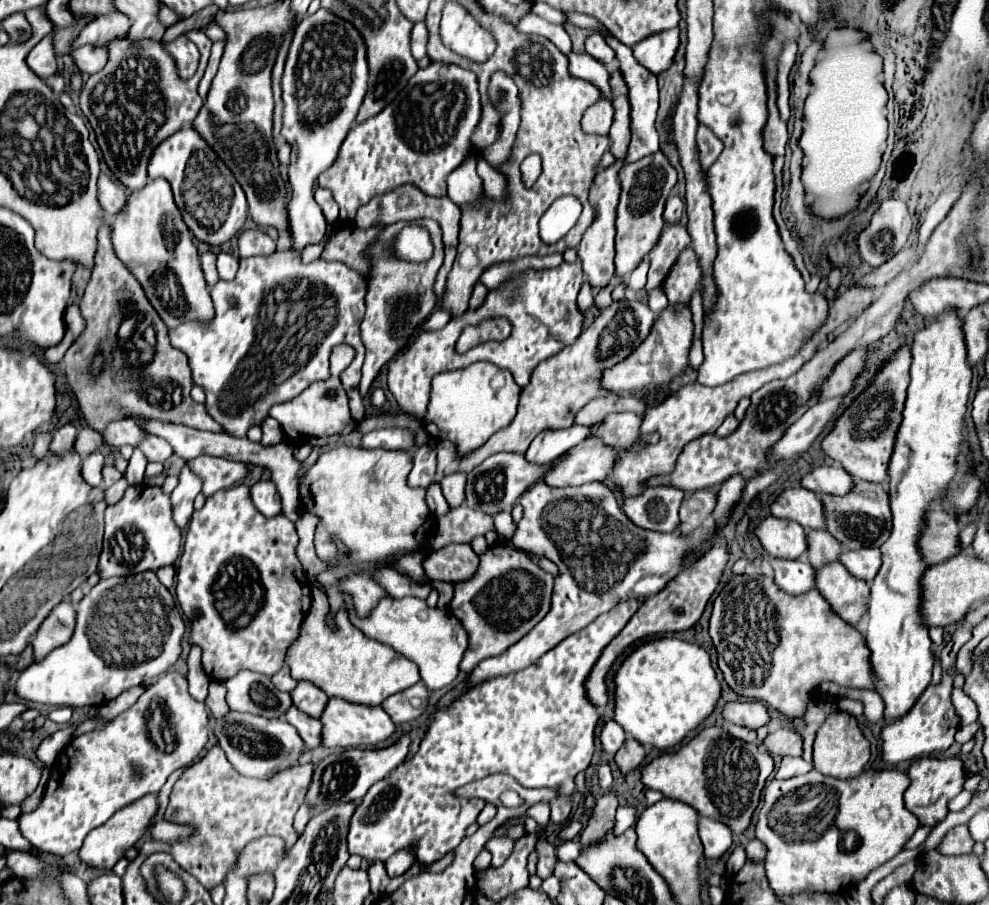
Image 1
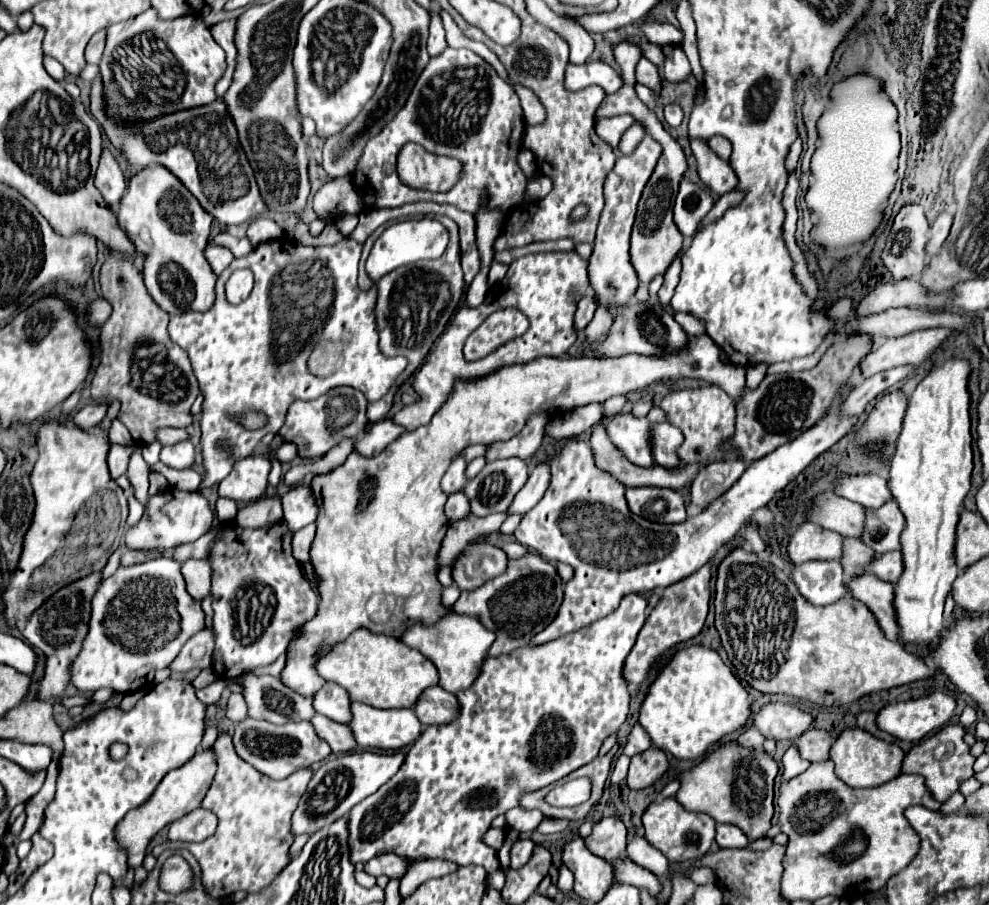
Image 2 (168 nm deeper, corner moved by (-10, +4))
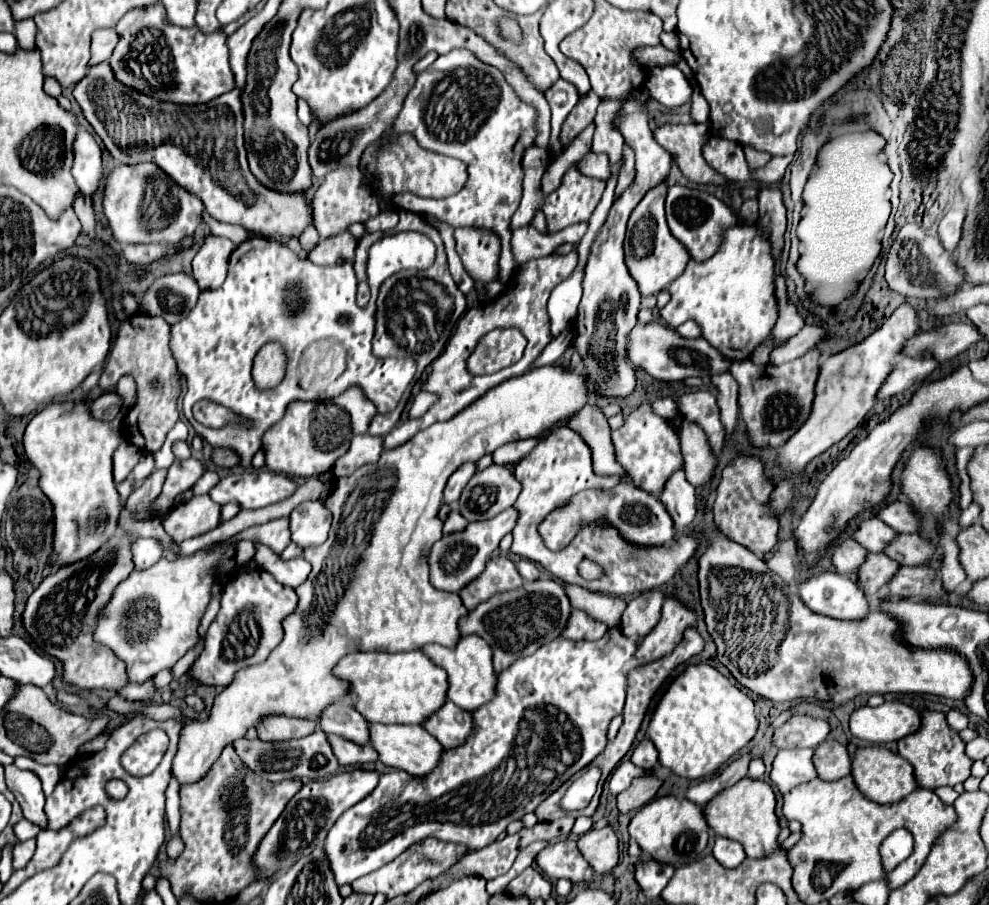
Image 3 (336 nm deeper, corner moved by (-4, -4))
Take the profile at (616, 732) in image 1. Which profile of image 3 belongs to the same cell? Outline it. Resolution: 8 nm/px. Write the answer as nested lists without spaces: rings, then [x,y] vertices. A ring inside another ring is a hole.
[[[644,738],[634,750],[632,750],[632,756],[630,756],[630,762],[634,762],[636,766],[642,766],[642,768],[652,768],[658,764],[658,752],[654,748],[654,744]]]

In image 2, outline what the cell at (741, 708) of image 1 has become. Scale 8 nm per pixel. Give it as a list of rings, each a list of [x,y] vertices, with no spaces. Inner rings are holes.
[[[766,704],[754,716],[754,726],[762,732],[766,740],[798,740],[810,726],[812,714],[792,706],[792,704]]]

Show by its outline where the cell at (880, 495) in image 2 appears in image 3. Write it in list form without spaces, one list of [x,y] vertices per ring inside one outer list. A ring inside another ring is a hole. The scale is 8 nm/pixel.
[[[894,500],[886,506],[882,506],[876,516],[886,522],[890,528],[894,528],[896,532],[918,532],[918,516],[914,514],[914,510],[900,500]]]

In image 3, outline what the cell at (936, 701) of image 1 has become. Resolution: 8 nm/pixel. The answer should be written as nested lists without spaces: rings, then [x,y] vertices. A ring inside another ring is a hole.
[[[884,702],[878,708],[862,706],[850,716],[850,732],[872,744],[886,744],[920,730],[920,714],[902,702]]]

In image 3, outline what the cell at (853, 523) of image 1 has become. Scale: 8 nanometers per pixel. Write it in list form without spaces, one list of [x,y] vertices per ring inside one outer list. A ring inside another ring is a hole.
[[[896,534],[884,554],[900,562],[900,566],[922,566],[936,554],[936,548],[918,534]]]

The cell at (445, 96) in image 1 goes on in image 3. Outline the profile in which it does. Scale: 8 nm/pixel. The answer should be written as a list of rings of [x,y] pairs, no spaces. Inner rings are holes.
[[[452,50],[438,56],[434,64],[418,74],[416,84],[406,96],[404,108],[394,122],[392,136],[410,134],[426,150],[464,160],[470,180],[462,192],[446,200],[424,200],[414,194],[396,194],[396,198],[392,198],[392,208],[416,214],[434,214],[454,228],[476,226],[494,230],[502,240],[502,258],[498,262],[500,282],[510,282],[518,264],[510,252],[512,232],[508,226],[522,200],[522,156],[524,150],[534,144],[534,120],[536,110],[526,106],[514,94],[494,66],[480,62],[468,50]]]

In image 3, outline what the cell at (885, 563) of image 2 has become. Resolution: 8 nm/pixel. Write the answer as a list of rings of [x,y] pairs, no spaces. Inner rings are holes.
[[[900,566],[898,572],[894,574],[894,578],[890,578],[888,582],[888,590],[890,590],[890,596],[894,598],[940,598],[944,594],[942,590],[942,582],[940,578],[936,576],[934,570],[926,570],[924,566]]]

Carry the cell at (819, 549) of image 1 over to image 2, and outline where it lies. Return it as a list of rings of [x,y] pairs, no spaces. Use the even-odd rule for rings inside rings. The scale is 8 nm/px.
[[[846,538],[844,540],[842,566],[844,566],[844,574],[846,574],[848,580],[866,574],[866,566],[874,558],[876,558],[876,552],[868,546],[864,546],[862,540],[856,540],[856,538]]]

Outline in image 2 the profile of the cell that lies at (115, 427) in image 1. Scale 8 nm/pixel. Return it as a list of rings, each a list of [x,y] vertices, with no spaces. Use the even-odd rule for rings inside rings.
[[[164,428],[164,430],[160,430],[160,434],[156,434],[156,438],[160,440],[162,446],[166,446],[166,444],[174,446],[178,442],[188,440],[188,432],[186,430],[180,430],[180,428]]]

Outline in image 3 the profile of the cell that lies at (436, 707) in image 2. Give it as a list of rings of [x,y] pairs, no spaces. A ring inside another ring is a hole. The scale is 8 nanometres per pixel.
[[[446,700],[446,706],[430,714],[430,718],[426,718],[422,728],[430,732],[444,748],[454,748],[460,746],[464,738],[470,734],[472,714]]]

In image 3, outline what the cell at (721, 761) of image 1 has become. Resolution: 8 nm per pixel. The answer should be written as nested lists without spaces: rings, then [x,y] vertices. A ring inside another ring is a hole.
[[[746,776],[738,784],[718,792],[716,798],[712,798],[706,806],[702,806],[702,812],[704,812],[706,824],[718,836],[740,842],[748,858],[764,858],[778,846],[776,836],[780,832],[780,826],[778,826],[774,806],[776,806],[776,798],[774,798],[772,786],[764,780],[754,780]]]

